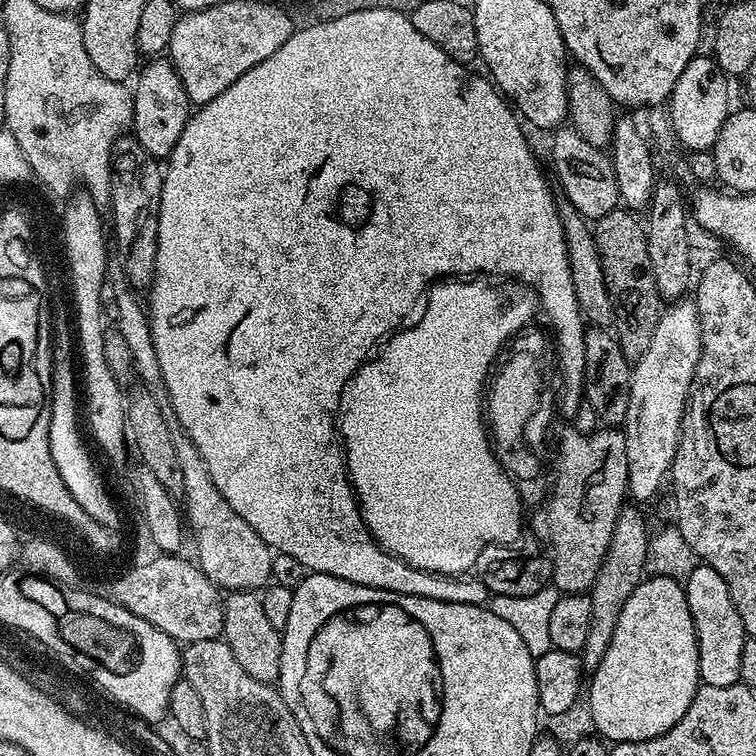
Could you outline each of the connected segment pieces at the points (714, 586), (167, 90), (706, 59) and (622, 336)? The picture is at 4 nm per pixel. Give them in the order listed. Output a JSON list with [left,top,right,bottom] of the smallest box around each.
[[683,562,746,686],[130,58,190,158],[666,54,730,152],[594,206,662,362]]

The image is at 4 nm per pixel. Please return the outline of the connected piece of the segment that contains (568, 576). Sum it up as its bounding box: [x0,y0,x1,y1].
[551,426,629,594]

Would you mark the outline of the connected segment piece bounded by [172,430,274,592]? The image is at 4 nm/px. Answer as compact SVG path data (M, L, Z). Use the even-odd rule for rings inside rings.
M183 430L173 431L172 437L178 463L182 466L182 512L191 539L192 536L196 539L196 564L220 590L250 592L263 589L272 580L272 549L258 538L250 522L245 522L230 507L230 502L222 498L222 490L214 486L214 478L210 478L210 470L206 470L206 462L202 454L198 454L198 446L194 446L192 439Z

